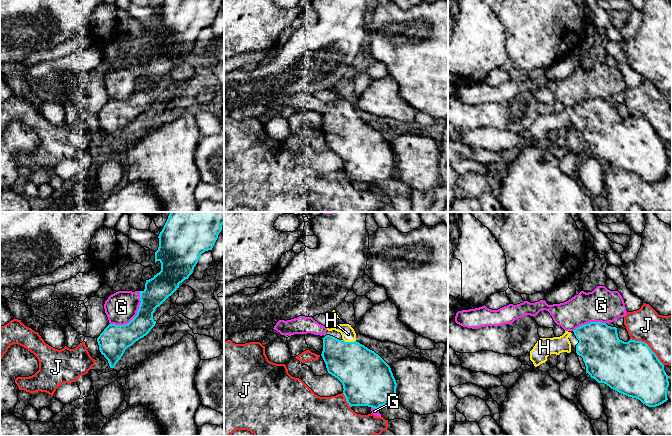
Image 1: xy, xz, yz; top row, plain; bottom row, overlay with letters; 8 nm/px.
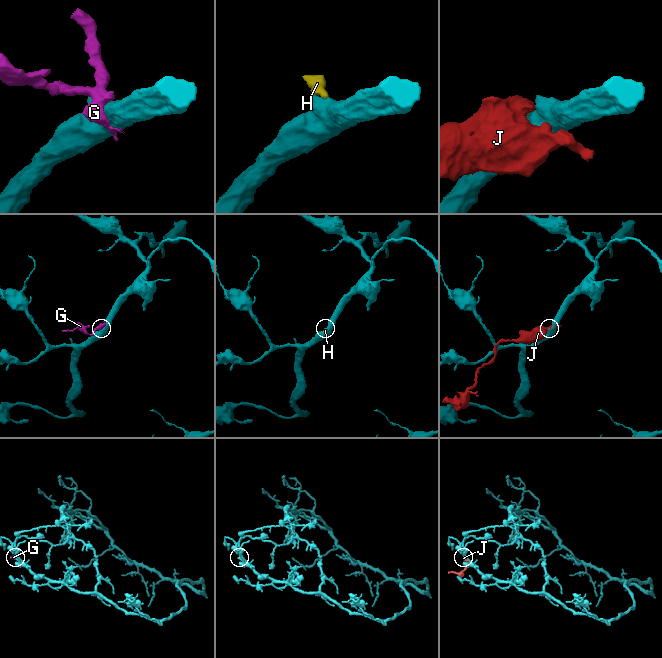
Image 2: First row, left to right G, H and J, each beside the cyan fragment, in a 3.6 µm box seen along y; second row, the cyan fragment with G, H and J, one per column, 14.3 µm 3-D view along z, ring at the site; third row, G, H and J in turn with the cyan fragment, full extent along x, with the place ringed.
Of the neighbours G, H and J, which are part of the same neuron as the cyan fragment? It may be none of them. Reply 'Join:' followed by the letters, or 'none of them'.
Join: H

